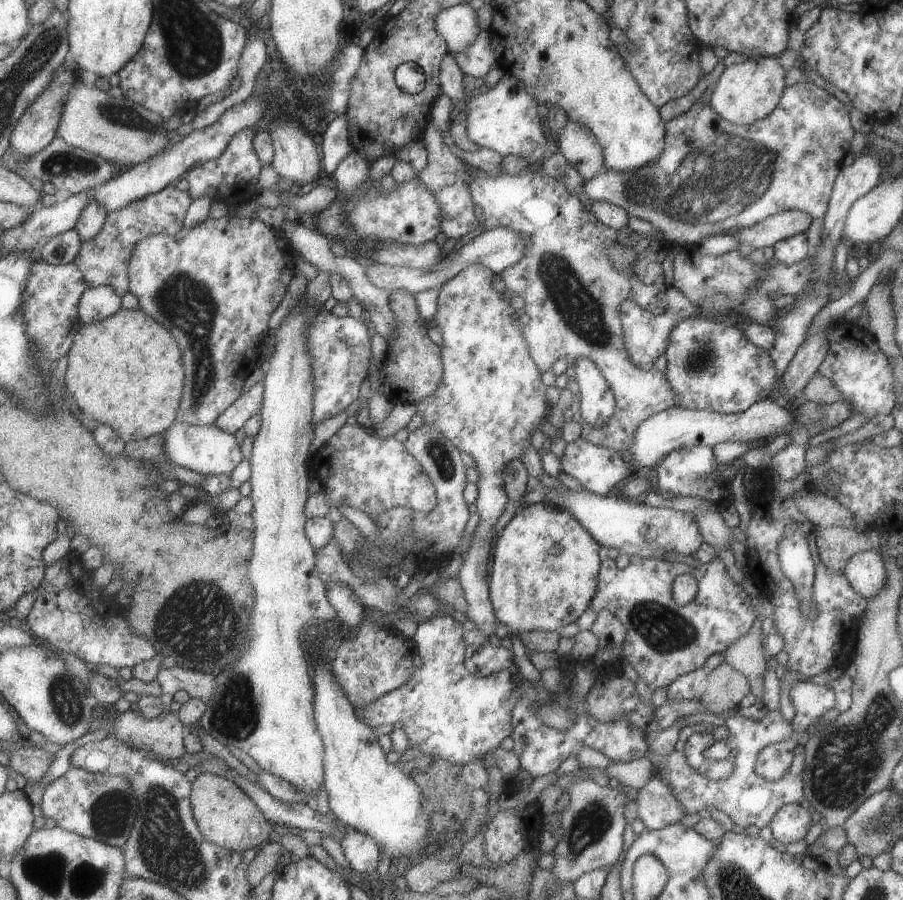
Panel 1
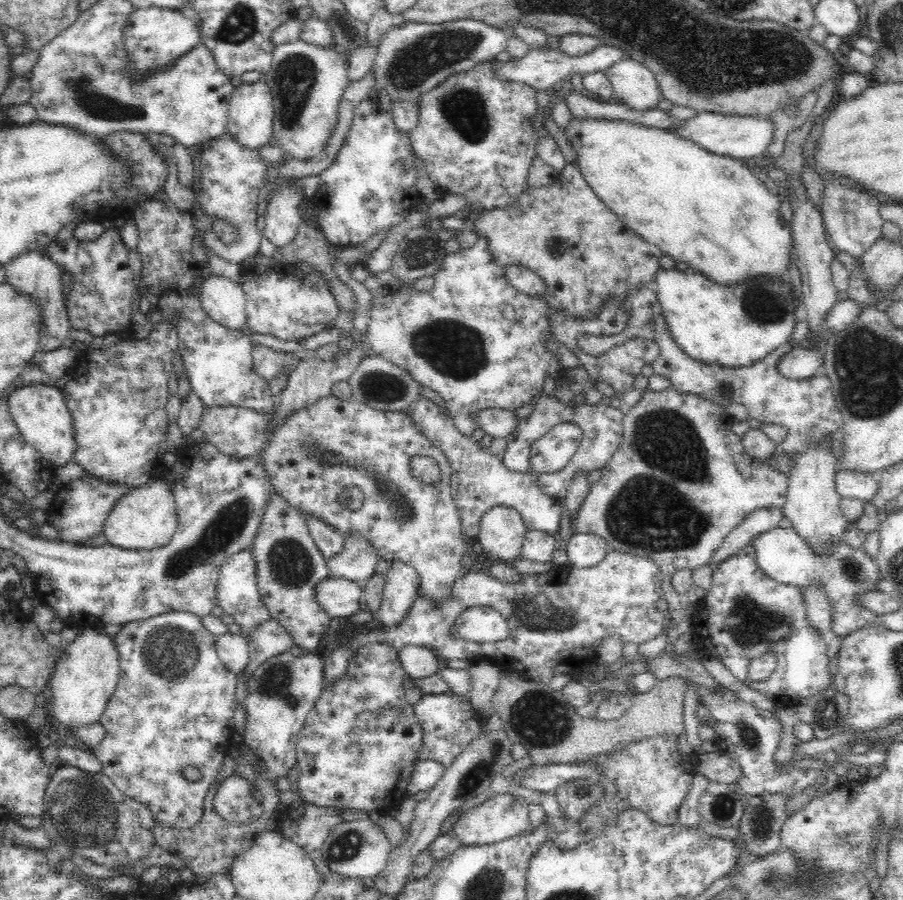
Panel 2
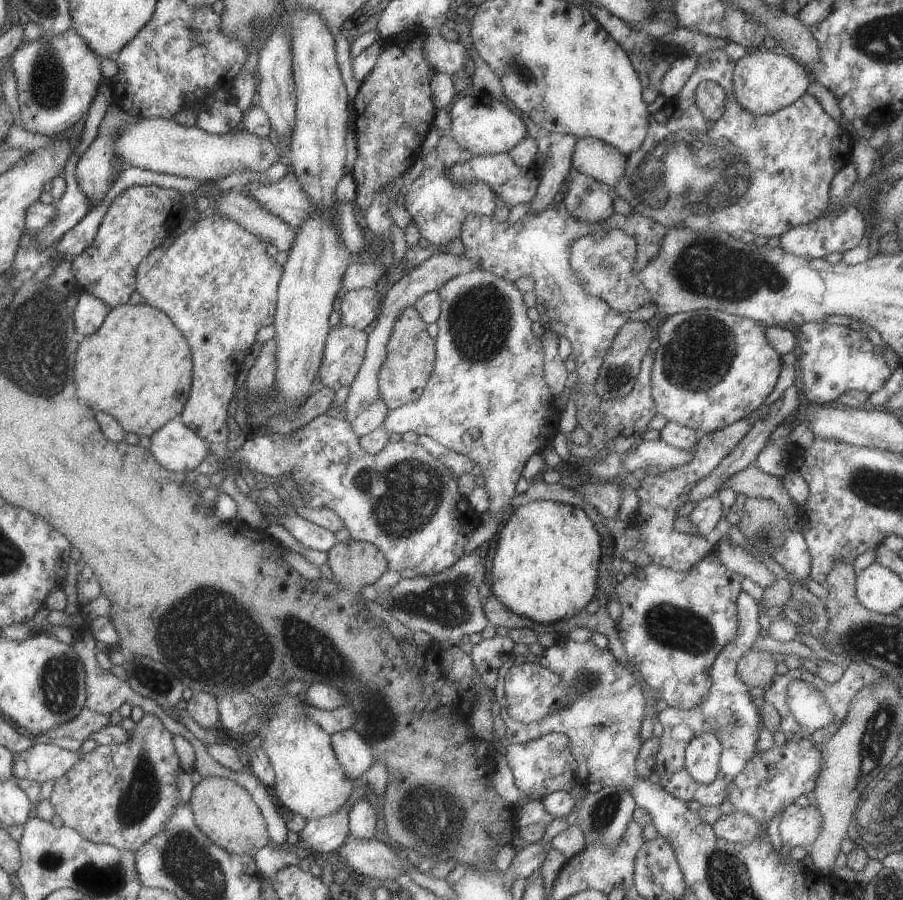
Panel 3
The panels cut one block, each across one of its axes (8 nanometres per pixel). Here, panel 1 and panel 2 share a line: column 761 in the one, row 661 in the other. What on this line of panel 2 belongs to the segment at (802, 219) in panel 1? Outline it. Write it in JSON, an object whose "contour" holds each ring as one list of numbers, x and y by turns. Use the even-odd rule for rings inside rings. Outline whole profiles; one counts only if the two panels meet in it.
{"contour":[[226,633,216,638,218,658,228,670,240,673,248,664,249,650,246,636]]}

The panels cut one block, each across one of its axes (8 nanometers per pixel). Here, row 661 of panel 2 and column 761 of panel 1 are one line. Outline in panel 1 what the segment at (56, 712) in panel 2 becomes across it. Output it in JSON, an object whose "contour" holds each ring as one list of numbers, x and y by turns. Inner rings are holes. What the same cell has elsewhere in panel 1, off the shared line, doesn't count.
{"contour":[[779,57,749,58,742,63,734,63,726,67,717,80,716,88,714,88,712,96,710,96,710,106,715,114,722,116,724,120,728,120,732,124,749,125,757,120,762,120,770,115,780,102,787,87,785,82,787,70,787,68,784,70]]}

